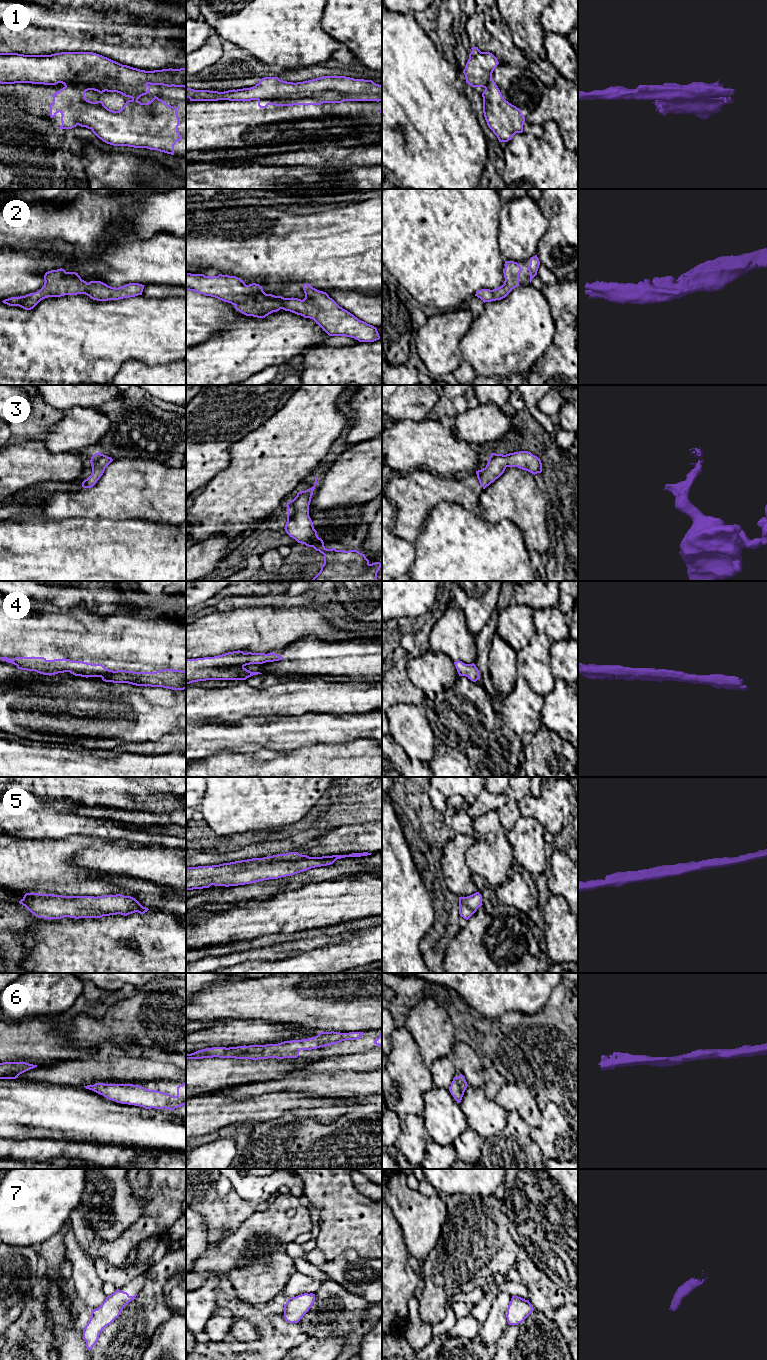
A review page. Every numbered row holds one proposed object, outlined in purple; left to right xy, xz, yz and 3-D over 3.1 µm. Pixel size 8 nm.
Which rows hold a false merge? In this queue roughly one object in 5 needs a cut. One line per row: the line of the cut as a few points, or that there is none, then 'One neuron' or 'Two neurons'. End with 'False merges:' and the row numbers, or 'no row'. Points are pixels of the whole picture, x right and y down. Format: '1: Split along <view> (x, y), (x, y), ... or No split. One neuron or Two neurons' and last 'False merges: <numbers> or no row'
1: Split along xz (258, 99), (295, 100), (315, 98), (323, 101), (343, 101). Two neurons
2: No split. One neuron
3: No split. One neuron
4: No split. One neuron
5: No split. One neuron
6: No split. One neuron
7: No split. One neuron
False merges: 1

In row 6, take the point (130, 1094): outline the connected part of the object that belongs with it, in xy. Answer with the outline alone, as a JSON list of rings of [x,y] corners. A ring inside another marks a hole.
[[[186,1082],[177,1087],[176,1096],[133,1084],[96,1083],[84,1087],[117,1103],[140,1106],[145,1109],[165,1108],[173,1111],[175,1108],[186,1105]]]

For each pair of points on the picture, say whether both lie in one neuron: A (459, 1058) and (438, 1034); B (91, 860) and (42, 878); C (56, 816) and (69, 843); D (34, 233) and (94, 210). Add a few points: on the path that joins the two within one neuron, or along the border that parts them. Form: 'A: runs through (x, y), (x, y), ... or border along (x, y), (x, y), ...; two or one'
A: border along (454, 1042), (451, 1055); two
B: border along (68, 860), (71, 866), (82, 867), (96, 873); two
C: border along (90, 836), (67, 835), (59, 838), (43, 838); two
D: runs through (49, 221), (79, 221); one

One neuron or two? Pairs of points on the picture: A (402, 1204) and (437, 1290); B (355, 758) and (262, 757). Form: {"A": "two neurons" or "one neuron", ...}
{"A": "two neurons", "B": "one neuron"}

